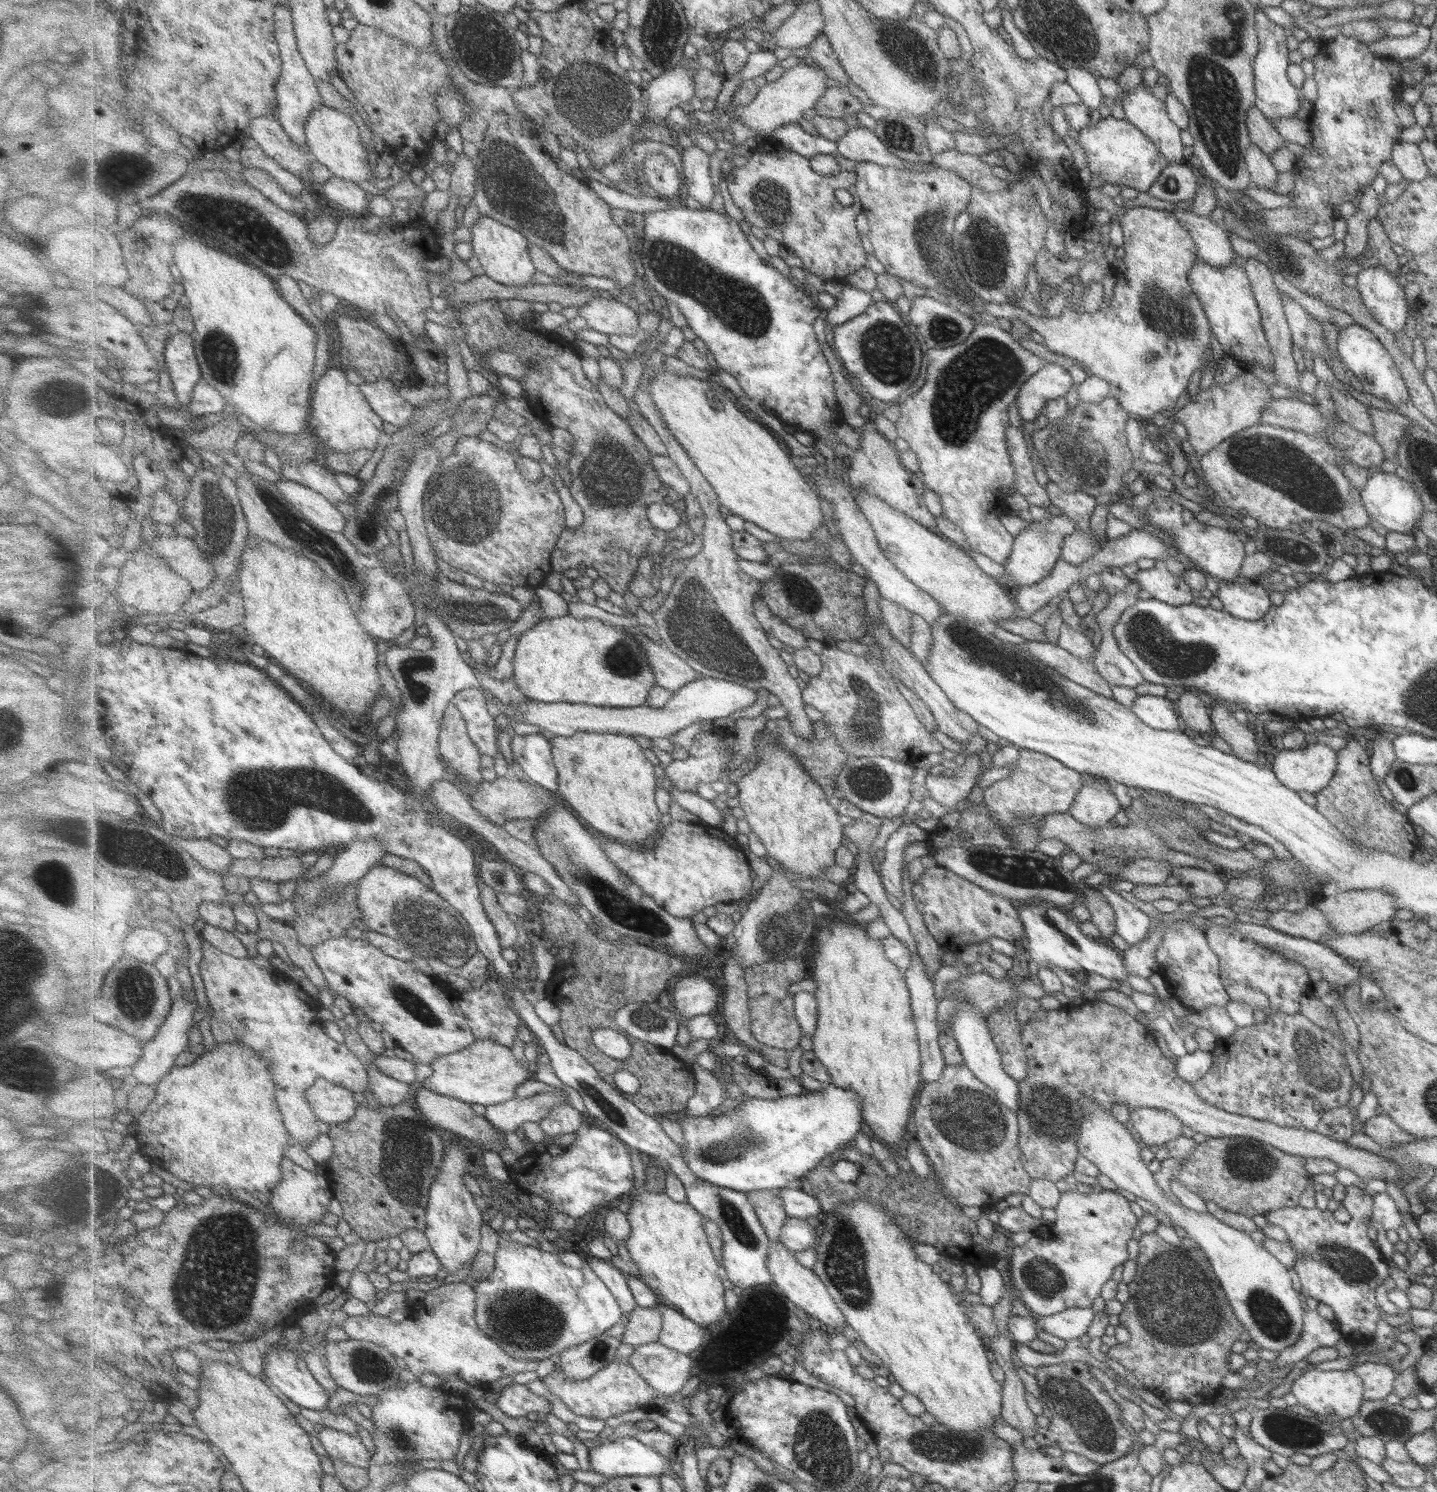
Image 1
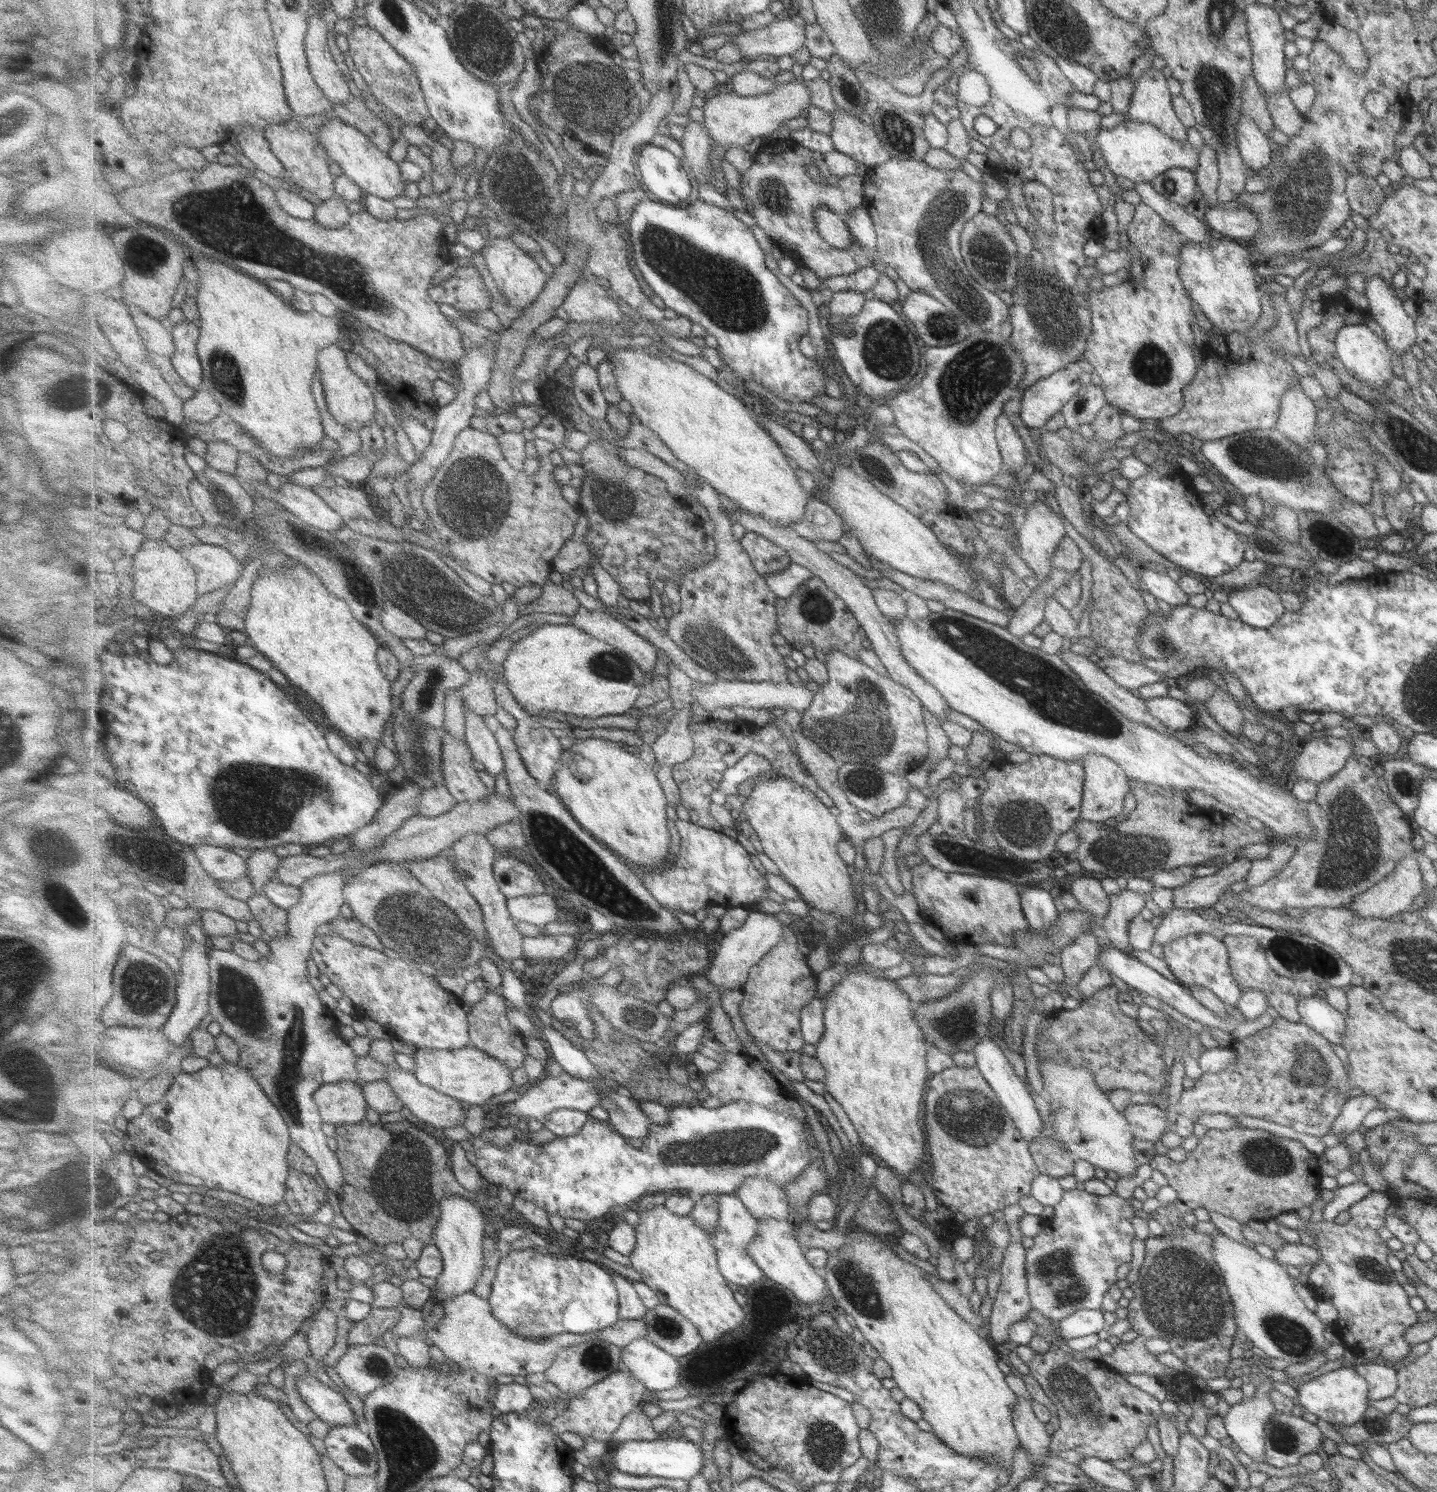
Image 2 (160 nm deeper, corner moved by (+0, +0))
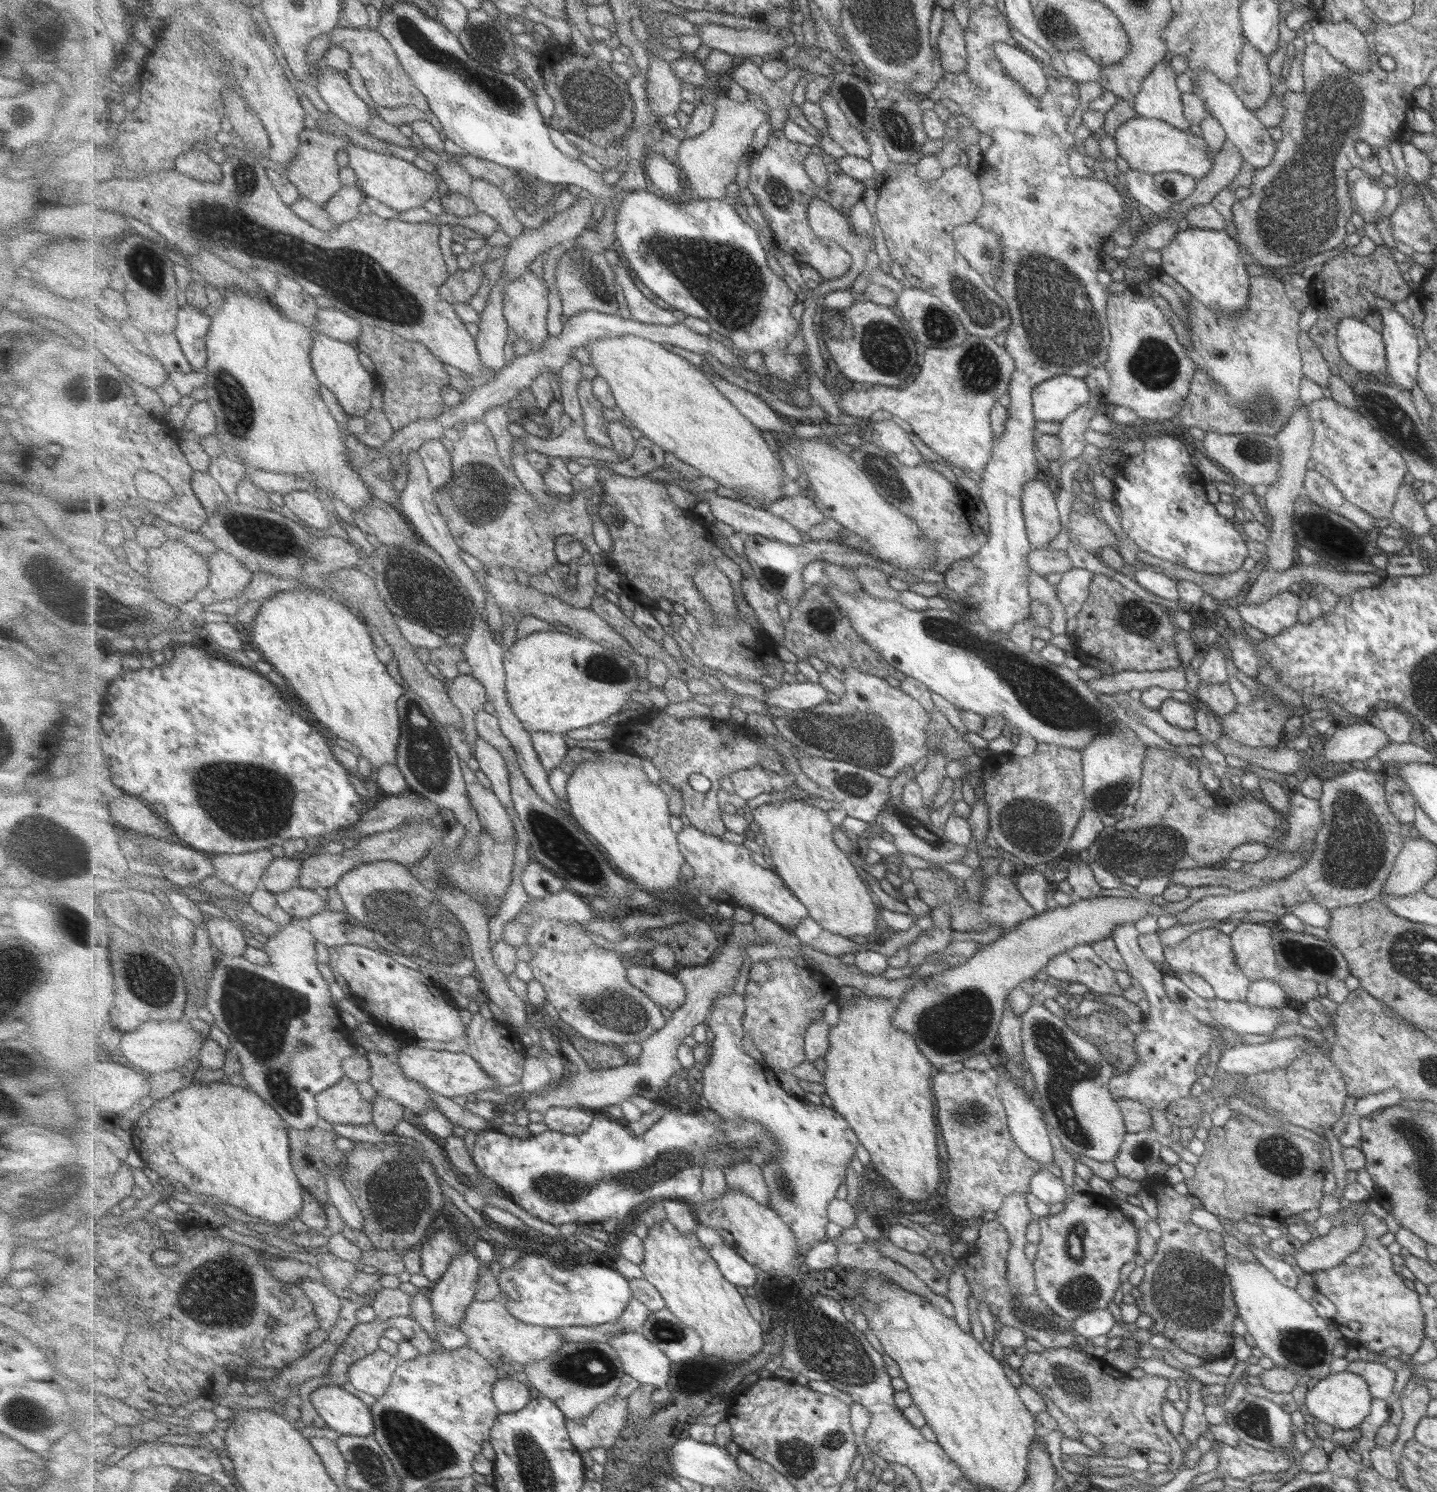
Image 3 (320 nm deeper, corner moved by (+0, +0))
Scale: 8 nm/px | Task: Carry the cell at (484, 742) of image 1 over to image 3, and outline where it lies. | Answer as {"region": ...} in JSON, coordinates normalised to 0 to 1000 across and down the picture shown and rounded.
{"region":[[[333,495],[330,507],[334,513],[334,516],[340,521],[343,531],[345,531],[347,536],[353,542],[358,542],[355,516],[349,504]]]}

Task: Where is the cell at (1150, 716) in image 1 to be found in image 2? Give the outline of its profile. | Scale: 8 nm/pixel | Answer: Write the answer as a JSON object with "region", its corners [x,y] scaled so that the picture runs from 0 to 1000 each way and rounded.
{"region":[[[804,467],[797,471],[797,476],[800,480],[805,483],[811,488],[822,490],[827,487],[831,481],[831,477],[824,471],[814,467]]]}

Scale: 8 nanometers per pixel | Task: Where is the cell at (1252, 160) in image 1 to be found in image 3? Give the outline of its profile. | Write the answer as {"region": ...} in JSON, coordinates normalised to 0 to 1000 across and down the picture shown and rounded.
{"region":[[[834,48],[832,50],[832,59],[835,60],[835,66],[836,66],[841,76],[850,84],[852,92],[862,101],[866,110],[872,113],[882,111],[886,106],[888,95],[884,93],[882,85],[865,71],[856,57],[848,54],[846,50],[843,50],[842,48]]]}

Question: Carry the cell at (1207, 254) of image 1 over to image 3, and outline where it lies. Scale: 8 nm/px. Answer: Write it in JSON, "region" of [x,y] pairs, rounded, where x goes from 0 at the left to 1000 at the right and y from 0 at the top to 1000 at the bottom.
{"region":[[[785,113],[782,117],[782,125],[784,125],[784,130],[788,133],[788,135],[801,141],[804,146],[814,141],[814,136],[804,129],[802,117]]]}

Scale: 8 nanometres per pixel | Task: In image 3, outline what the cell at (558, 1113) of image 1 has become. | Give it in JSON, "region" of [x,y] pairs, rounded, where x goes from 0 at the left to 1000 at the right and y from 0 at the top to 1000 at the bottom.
{"region":[[[385,742],[379,745],[379,753],[386,759],[402,761],[412,755],[414,746],[402,742]]]}

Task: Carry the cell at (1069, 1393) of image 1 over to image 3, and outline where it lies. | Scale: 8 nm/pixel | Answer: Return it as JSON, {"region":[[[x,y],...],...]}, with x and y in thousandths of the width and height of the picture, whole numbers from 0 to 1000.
{"region":[[[728,903],[722,907],[714,906],[711,910],[711,916],[707,919],[711,927],[732,940],[745,954],[748,954],[752,964],[754,960],[758,960],[768,970],[780,968],[781,970],[787,971],[791,974],[794,971],[801,971],[814,975],[815,980],[812,981],[811,987],[820,984],[823,980],[822,971],[808,952],[809,938],[811,938],[811,930],[814,927],[811,923],[797,920],[794,924],[789,924],[784,920],[778,919],[768,913],[768,911],[756,908],[752,903]]]}

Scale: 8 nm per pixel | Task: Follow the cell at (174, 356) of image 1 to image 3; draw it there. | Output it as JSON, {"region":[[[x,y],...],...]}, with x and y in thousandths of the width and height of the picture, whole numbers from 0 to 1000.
{"region":[[[132,204],[125,206],[124,218],[121,224],[127,236],[134,244],[134,249],[144,246],[145,234],[143,227],[145,223],[148,212],[145,208],[134,206]]]}

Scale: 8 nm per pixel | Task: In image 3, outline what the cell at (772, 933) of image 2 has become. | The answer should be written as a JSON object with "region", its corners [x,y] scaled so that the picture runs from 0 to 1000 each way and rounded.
{"region":[[[523,618],[511,619],[509,626],[505,635],[502,636],[500,641],[498,641],[493,647],[489,648],[477,648],[471,652],[472,656],[478,662],[477,671],[475,674],[470,677],[465,685],[456,694],[453,694],[447,698],[447,708],[437,715],[434,714],[427,716],[404,718],[395,719],[393,723],[388,726],[388,729],[383,732],[378,732],[375,735],[369,735],[364,738],[364,742],[368,745],[379,745],[385,742],[402,742],[410,745],[417,746],[423,741],[431,741],[438,735],[448,735],[449,736],[457,737],[459,731],[465,728],[466,724],[475,717],[472,704],[475,700],[475,696],[482,693],[486,686],[489,686],[495,681],[497,673],[502,667],[510,665],[511,655],[516,650],[517,645],[520,644],[518,636],[527,633],[524,627],[527,627],[526,620]]]}

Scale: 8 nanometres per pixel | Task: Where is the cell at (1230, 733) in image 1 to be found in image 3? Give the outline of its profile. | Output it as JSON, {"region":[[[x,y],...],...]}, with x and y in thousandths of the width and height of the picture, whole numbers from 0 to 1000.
{"region":[[[835,457],[833,462],[830,464],[830,468],[830,470],[836,471],[848,481],[858,477],[861,473],[854,458],[839,458],[839,457]]]}

